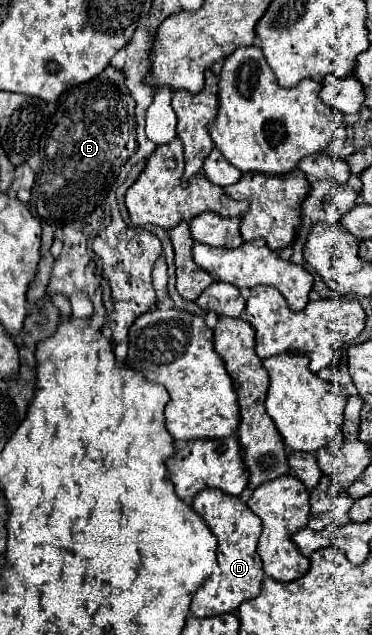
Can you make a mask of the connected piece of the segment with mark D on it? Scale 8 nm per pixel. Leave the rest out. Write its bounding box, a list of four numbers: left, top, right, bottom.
[191,488,265,618]

